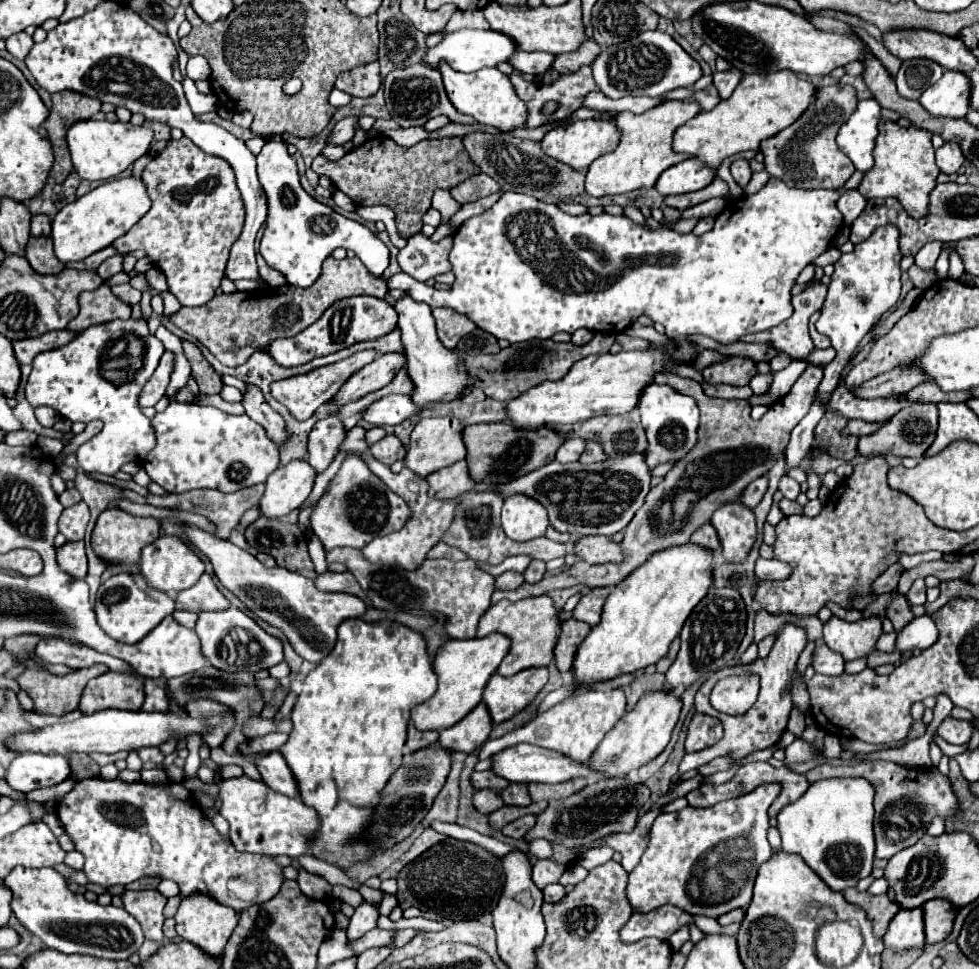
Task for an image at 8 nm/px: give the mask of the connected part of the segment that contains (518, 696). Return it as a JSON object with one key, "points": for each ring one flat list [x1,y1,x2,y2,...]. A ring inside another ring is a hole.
{"points":[[531,667,511,677,495,673,483,691,483,701,489,707,493,723,507,721,523,711,545,687,547,677,547,667]]}

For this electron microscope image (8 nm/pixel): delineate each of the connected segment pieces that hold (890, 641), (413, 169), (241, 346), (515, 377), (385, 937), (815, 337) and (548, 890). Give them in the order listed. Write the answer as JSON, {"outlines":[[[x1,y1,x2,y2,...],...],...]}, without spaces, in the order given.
{"outlines":[[[883,633,883,635,879,637,879,641,877,641,877,649,883,651,883,653,893,653,893,651,897,651,897,649,895,649,895,639,897,639,895,633]],[[369,137,363,145,349,151,339,161,327,161,323,155,313,159,313,171,325,175,331,183,347,193,357,205,387,205,397,215,397,229,401,237,411,237,421,231,423,215,431,207,435,189,453,189,467,177,481,173,481,169,467,157,461,137,425,139,413,147,399,147,389,137]],[[327,257,323,263,323,273,315,285,309,289,299,289,293,285,265,287,255,291,235,291,231,295,217,295,201,307,183,307,171,317,181,331,195,337,205,345,215,359,227,367,243,365,255,351,267,349,267,345,277,337,295,337,305,327,315,323,323,311,337,299,353,295,373,295,383,299,387,293,387,283,383,277,371,275,359,257,345,257,341,261]],[[595,333,595,337,583,347,577,347,573,343,555,343,551,339,531,339,531,341,509,345,507,349,501,349,501,353,497,353,497,355,469,357,461,351,459,351,459,355,467,363,469,371,481,377,479,385,475,385,475,387,483,389,485,395,491,399,511,401,511,399,523,395,527,389,541,385,543,381,559,381,563,375,569,373,571,365,583,357,609,353,609,347,613,345,613,341,615,341,613,333]],[[375,927,369,933,365,933,359,939,359,943,353,943,351,949,355,949,357,953,363,953,365,949,371,949,371,947,391,947,393,949,393,939,395,939,395,931,383,931]],[[813,313,813,315,811,315,811,319,809,319,809,333,811,333,811,339,814,344,817,345,817,348,826,349,831,346,831,343,827,341,825,335,817,333,817,329,815,329,815,319,817,319,817,317,819,317,819,313]],[[553,883,553,885,547,885,543,889,543,895,545,895,545,901,547,903,553,903,553,901,561,901,567,893,565,893,565,887,559,885,559,883]]]}

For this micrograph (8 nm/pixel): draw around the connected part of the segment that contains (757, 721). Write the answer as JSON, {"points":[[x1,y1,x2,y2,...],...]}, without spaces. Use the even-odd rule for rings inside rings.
{"points":[[785,625,783,631,779,633,779,637,775,639,775,645,769,653,767,659,757,659,753,665,737,665,737,667,725,667,725,669,719,669,717,673,713,673,697,691,695,695,695,709,697,713,703,713,703,715,711,715,711,717,717,717,723,727,725,727,725,735,723,739,713,745,711,749,703,749,699,753,689,753,683,757,681,765,679,765,679,775,685,773,685,771,691,771,691,769,697,769,705,763,709,763,711,759,715,757,723,757,723,755,729,755,731,757,731,767,741,767,741,759,755,753,755,751,761,751,761,749,769,749,769,747,775,747,787,727,787,719,789,719,789,713,793,709,793,701,791,701,791,675,795,671,795,663,797,663,797,657,799,653,805,649,807,645,807,637,805,637,805,631,799,629,799,627,793,627,793,625],[731,675,759,675,760,677,760,689,755,701,755,705,743,713,743,715,725,715,725,713,717,713,711,703,709,703,709,695,711,695,711,689,715,687,717,681,721,681,723,677,731,677]]}

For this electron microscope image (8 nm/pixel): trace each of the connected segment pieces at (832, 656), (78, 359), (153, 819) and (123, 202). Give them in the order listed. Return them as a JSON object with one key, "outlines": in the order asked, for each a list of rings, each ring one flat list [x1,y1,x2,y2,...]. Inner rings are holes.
{"outlines":[[[817,643,813,657,811,657,811,667,815,669,815,673,821,675,843,675,843,657,835,651,831,651,825,643]],[[117,319,105,325,95,325,79,333,69,345,39,353,33,361,33,371,27,379,25,395,33,407,53,407,69,421,89,423,93,419,101,419,102,430,77,449,77,459,85,471,113,475,121,469,123,463,141,463,155,445,151,421,137,407,137,397,147,377,155,373,163,353,163,343,149,335,147,323,143,319],[127,335,133,335,139,341,139,355,133,355,133,363,115,363,115,359,127,357,127,351,113,351,113,347,119,341,125,341]],[[89,777,75,783,75,787,57,803,57,817,65,827,65,833,75,843,75,851,85,857,83,873,91,883,105,887,111,885,129,885,143,877,171,879,179,885,181,895,203,893,241,913,243,909,265,903,275,897,281,889,283,867,277,865,271,857,239,853,231,841,213,827,213,823,203,815,193,793,181,783,149,785,149,783,123,783,121,779,101,779]],[[123,177,113,179,77,201,65,205,53,219,51,239,55,243,55,255,61,263,81,261,105,247,109,247,115,239,125,235,147,211,151,209,151,199,147,197,147,189,143,179,139,177]]]}

